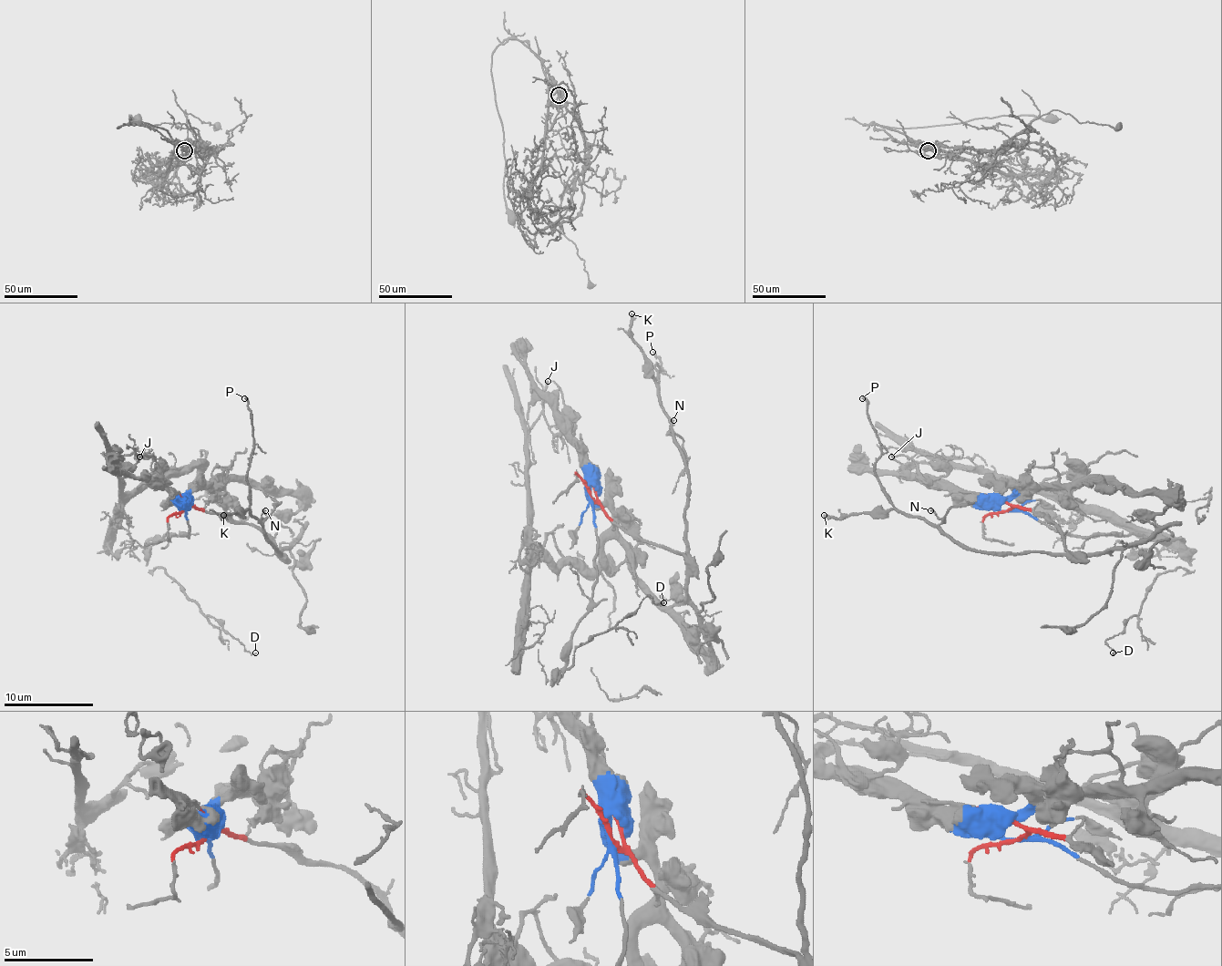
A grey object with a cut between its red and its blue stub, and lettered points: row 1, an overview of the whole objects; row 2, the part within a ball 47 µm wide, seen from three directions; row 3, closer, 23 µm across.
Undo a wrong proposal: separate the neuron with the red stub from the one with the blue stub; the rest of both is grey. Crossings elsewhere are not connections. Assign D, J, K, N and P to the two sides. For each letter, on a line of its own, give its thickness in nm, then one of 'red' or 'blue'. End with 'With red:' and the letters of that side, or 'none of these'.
D: 110 nm thick; blue
J: 130 nm thick; blue
K: 240 nm thick; red
N: 160 nm thick; red
P: 200 nm thick; red
With red: K, N, P

